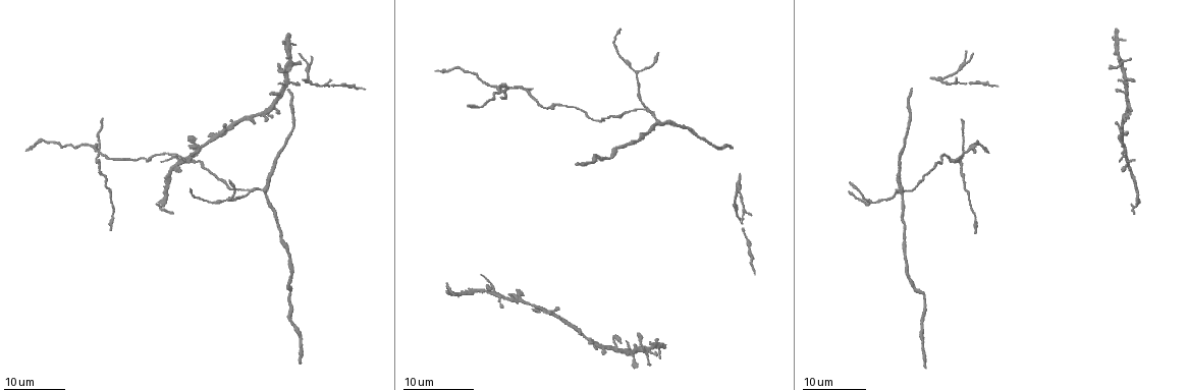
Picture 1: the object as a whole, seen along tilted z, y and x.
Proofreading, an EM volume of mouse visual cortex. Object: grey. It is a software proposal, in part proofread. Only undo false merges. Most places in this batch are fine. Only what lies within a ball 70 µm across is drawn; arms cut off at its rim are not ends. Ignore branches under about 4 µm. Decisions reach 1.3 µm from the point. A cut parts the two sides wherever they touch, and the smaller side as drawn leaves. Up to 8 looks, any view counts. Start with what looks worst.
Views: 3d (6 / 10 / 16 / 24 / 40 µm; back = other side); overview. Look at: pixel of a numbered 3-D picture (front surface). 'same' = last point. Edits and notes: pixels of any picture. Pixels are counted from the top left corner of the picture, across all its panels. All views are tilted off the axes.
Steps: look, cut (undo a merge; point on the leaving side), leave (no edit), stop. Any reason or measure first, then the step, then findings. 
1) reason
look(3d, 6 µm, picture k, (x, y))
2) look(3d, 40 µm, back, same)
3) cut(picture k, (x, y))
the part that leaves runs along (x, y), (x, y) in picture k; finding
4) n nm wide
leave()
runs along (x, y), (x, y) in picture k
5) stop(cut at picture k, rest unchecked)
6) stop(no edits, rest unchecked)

four-way junction
look(3d, 24 µm, picture 1, (97, 153))

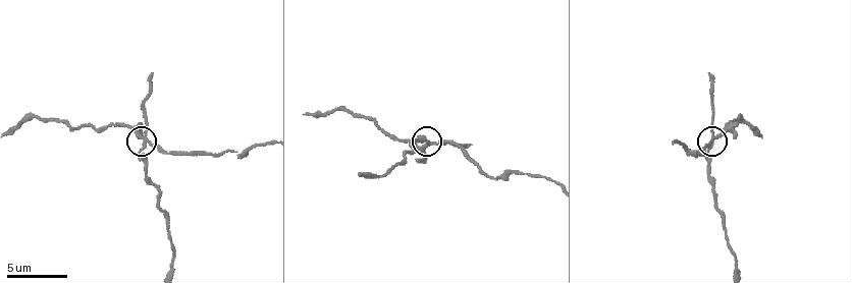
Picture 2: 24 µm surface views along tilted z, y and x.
zoom in
look(3d, 10 µm, picture 2, (430, 144))

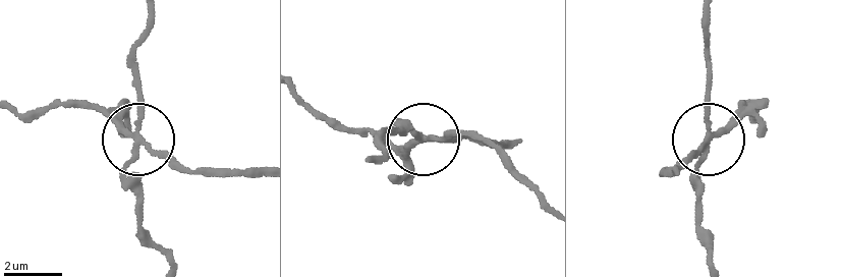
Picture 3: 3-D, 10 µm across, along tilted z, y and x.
160 nm wide
cut(picture 3, (131, 183))
the part that leaves runs along (135, 141), (126, 181), (146, 240), (165, 262) in picture 3; a second neuron is stuck on

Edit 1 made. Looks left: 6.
look(overview)

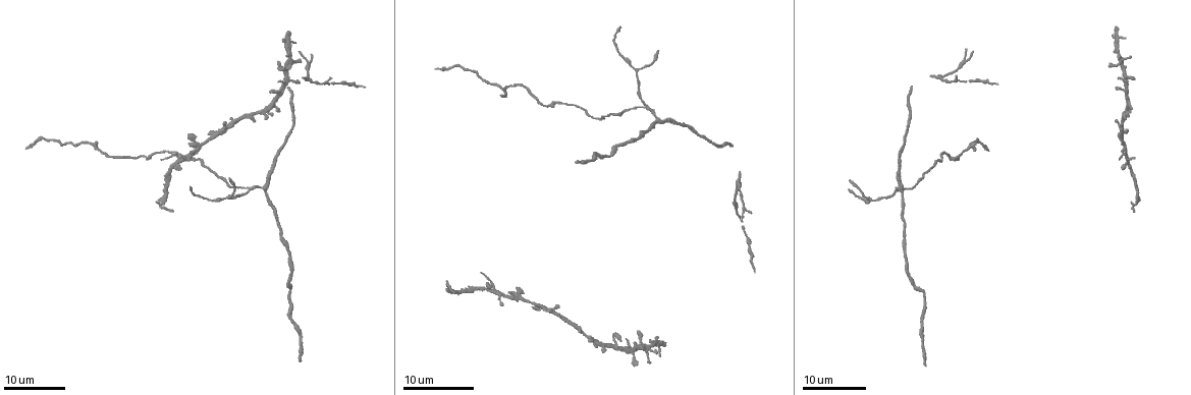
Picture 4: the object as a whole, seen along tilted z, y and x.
three-way junction
look(3d, 16 µm, picture 4, (646, 108))

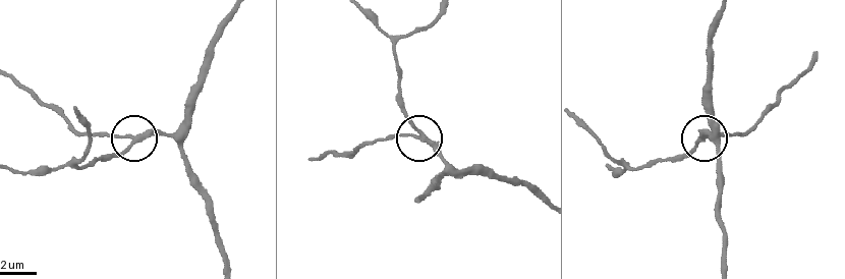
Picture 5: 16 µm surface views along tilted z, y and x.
look(3d, 6 µm, picture 5, (419, 136))

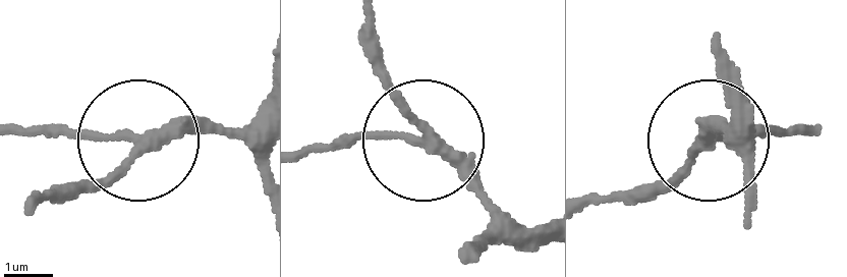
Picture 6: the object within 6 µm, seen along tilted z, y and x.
210 nm wide
leave()
runs along (18, 126), (132, 137), (124, 158), (70, 190) in picture 6; one neuron here

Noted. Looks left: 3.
look(3d, 16 µm, picture 4, (493, 290))

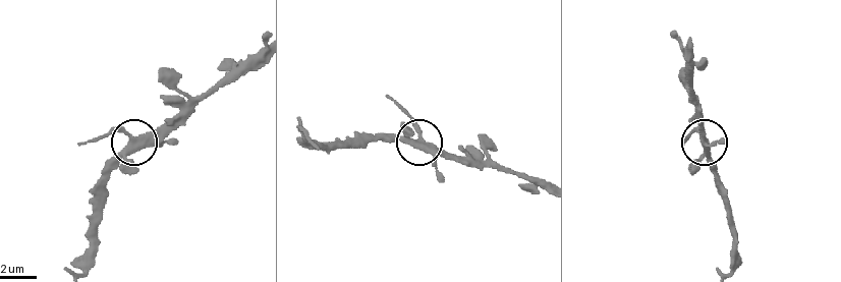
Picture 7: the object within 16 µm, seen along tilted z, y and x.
zoom in
look(3d, 10 µm, picture 7, (133, 137))

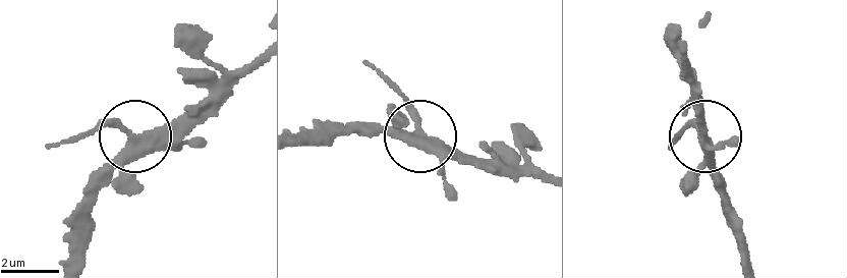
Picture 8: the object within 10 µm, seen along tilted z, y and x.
side arm 12 µm
leave()
runs along (257, 56), (204, 100), (130, 138), (86, 185) in picture 8; all the same neuron

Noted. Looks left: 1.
sudden change in width
look(3d, 16 µm, picture 2, (518, 171))

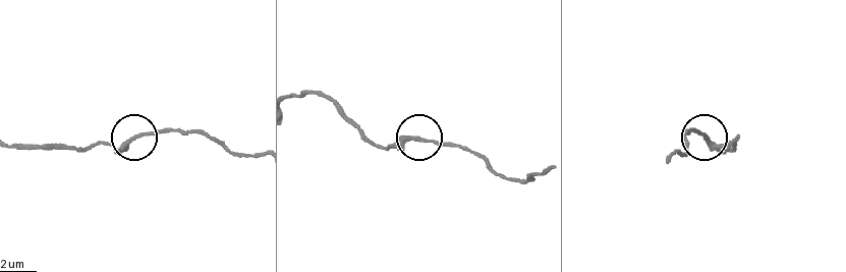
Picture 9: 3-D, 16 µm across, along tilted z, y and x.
210 nm wide
leave()
all the same neuron

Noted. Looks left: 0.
stop(cut at picture 3, rest unchecked)

